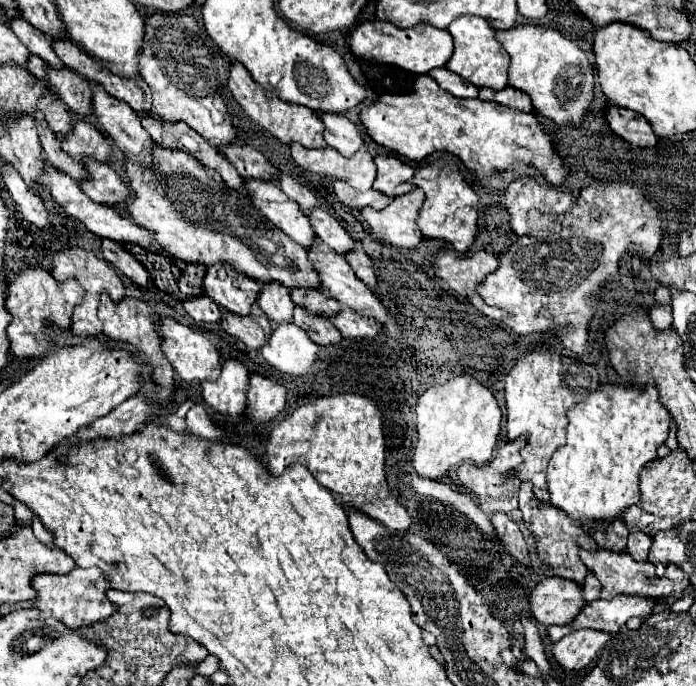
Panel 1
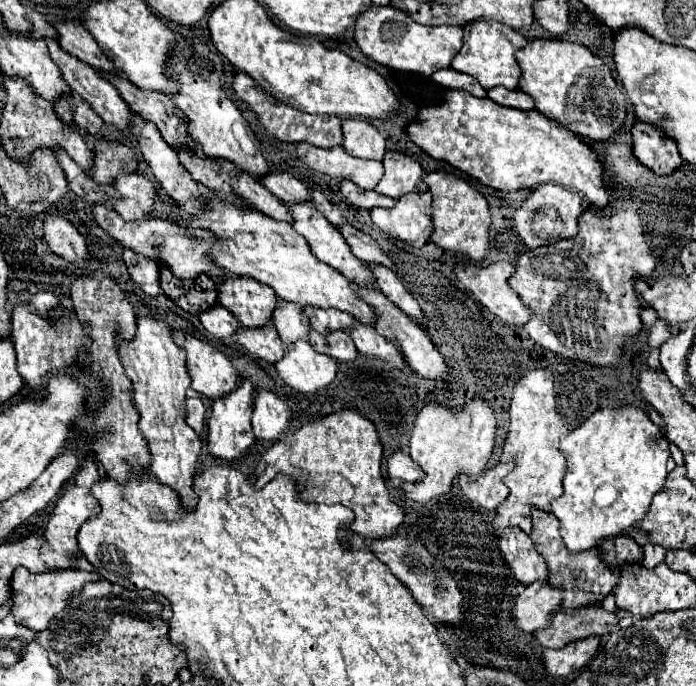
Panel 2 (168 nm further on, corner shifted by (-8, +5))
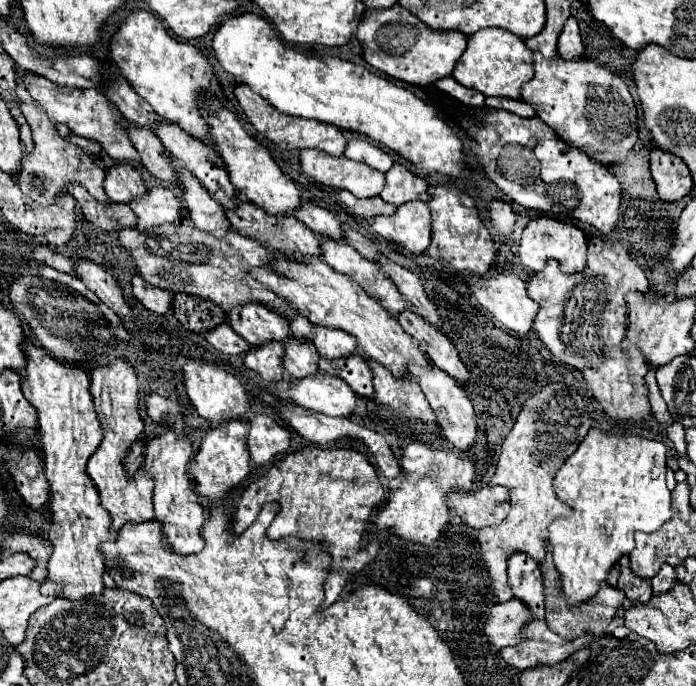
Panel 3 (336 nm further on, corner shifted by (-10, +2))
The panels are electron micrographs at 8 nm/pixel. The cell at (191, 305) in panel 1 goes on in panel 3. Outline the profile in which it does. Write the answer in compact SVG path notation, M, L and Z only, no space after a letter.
M223 323L223 325L217 325L215 329L207 331L205 333L205 339L219 351L223 353L229 353L229 355L243 355L247 353L249 345L247 341L243 341L243 337L239 337L229 323Z

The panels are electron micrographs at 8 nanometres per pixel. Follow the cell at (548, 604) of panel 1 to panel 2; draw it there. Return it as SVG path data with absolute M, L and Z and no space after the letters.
M535 582L521 590L509 616L517 630L535 632L549 626L549 618L557 610L557 602L561 602L561 594L557 594L557 590L549 590L547 582Z

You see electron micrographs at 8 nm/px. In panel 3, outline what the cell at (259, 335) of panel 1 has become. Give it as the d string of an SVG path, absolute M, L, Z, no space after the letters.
M271 341L267 345L259 345L259 347L251 347L245 357L243 363L257 371L263 379L267 381L279 381L283 379L283 345L277 341Z

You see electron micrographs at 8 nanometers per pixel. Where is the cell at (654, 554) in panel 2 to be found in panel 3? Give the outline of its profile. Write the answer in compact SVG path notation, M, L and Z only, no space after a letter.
M663 565L661 571L651 579L651 585L653 585L653 593L665 593L673 587L675 583L675 569L671 565Z

